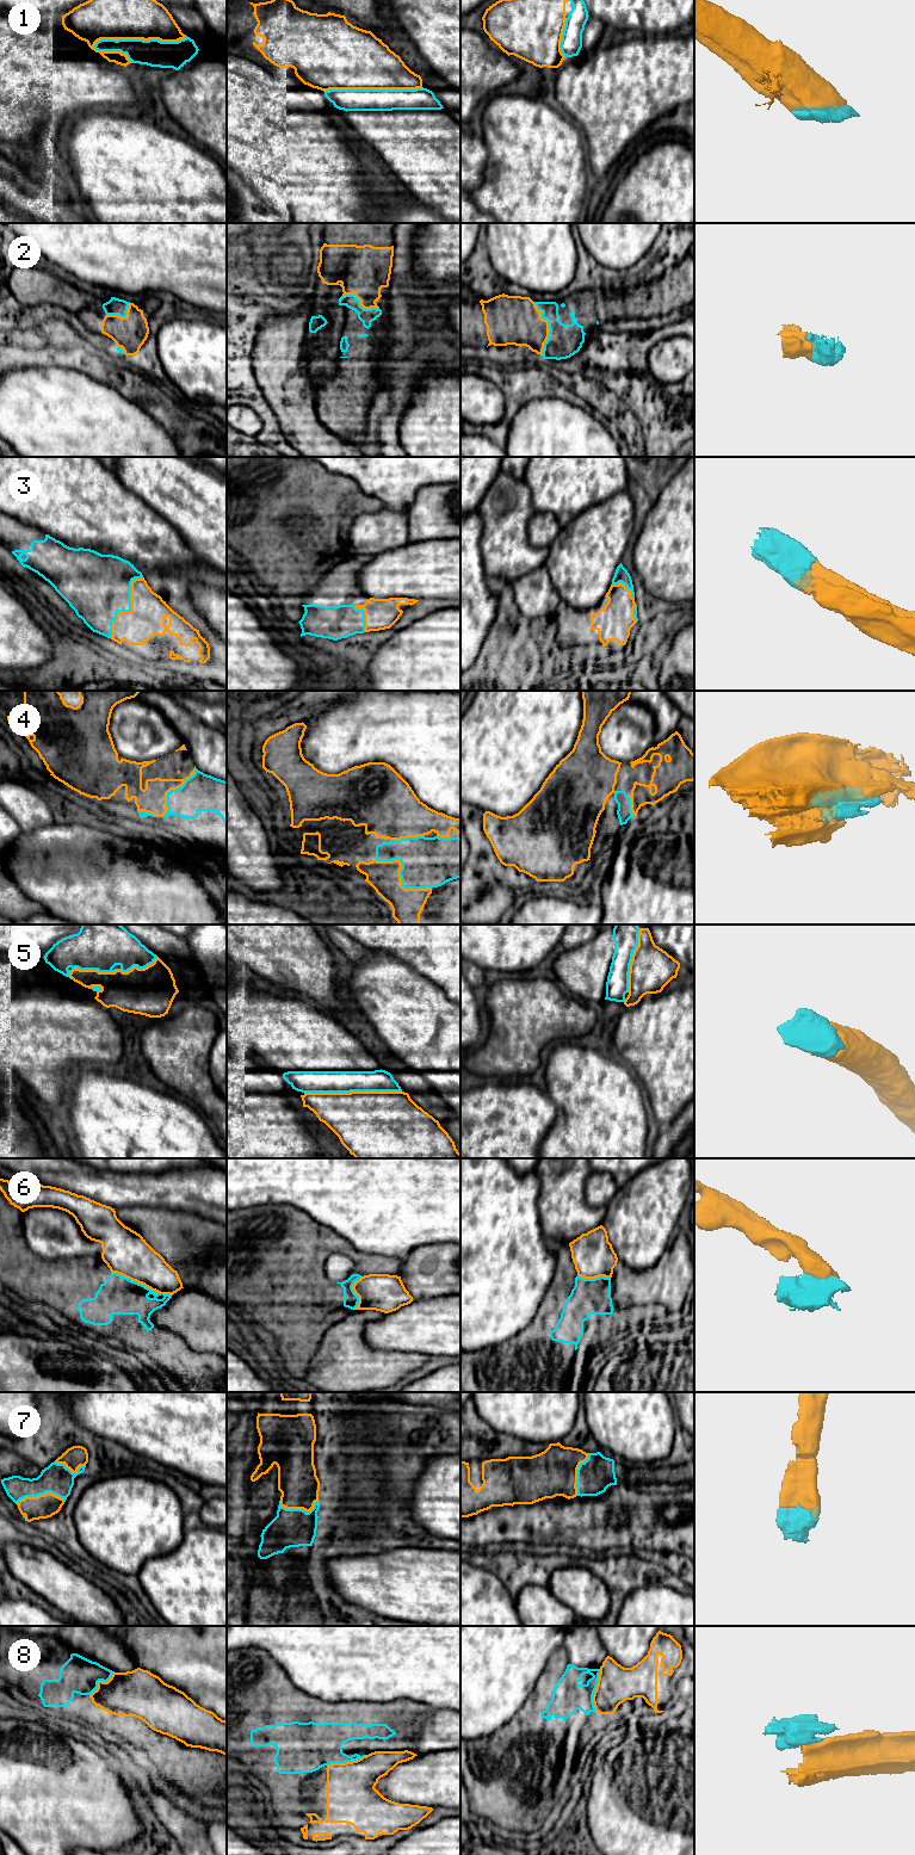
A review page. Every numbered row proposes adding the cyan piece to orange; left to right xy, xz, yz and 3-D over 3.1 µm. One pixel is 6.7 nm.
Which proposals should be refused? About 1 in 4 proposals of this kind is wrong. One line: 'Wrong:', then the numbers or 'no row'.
Wrong: 6, 8

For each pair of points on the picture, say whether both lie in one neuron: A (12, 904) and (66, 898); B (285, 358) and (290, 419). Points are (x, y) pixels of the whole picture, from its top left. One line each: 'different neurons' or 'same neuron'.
A: different neurons
B: same neuron

